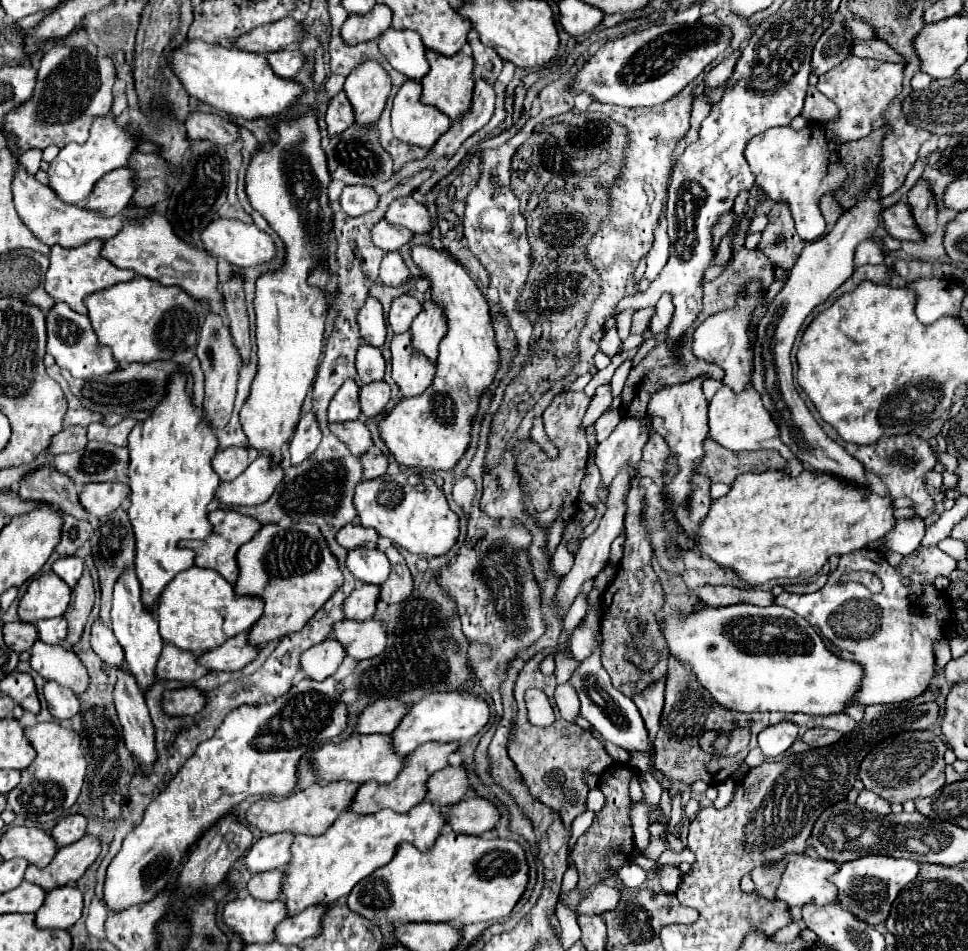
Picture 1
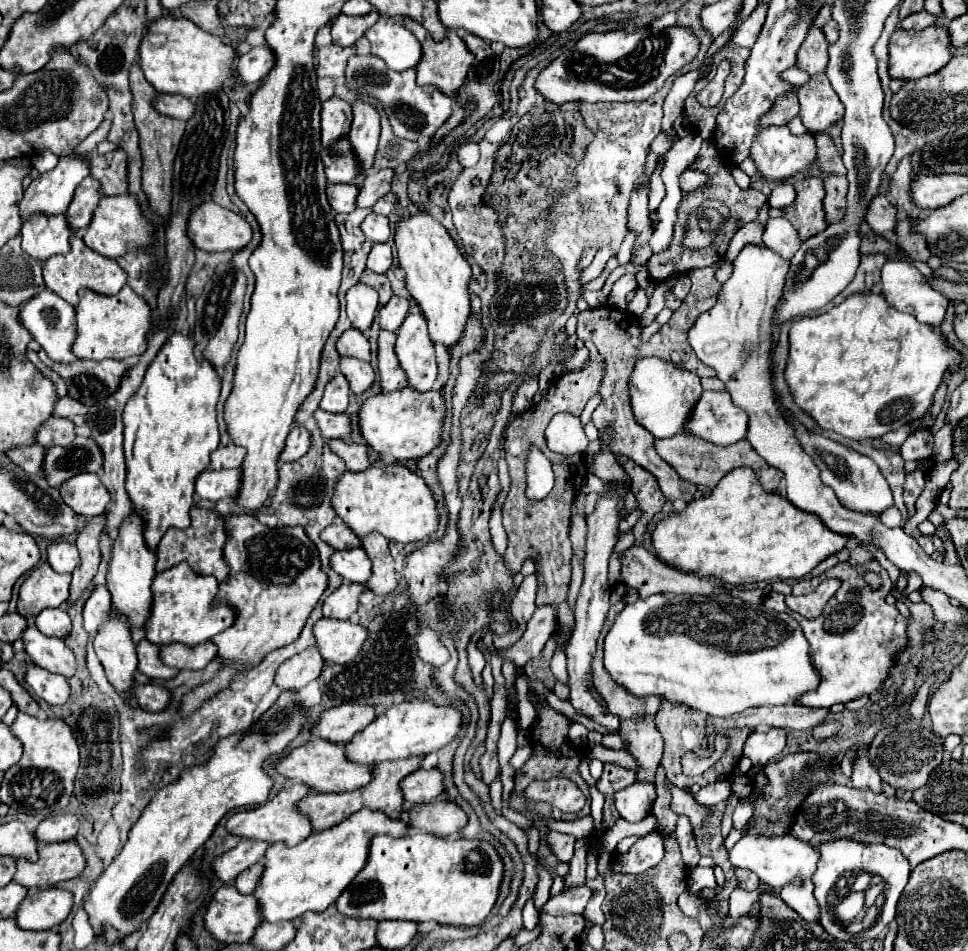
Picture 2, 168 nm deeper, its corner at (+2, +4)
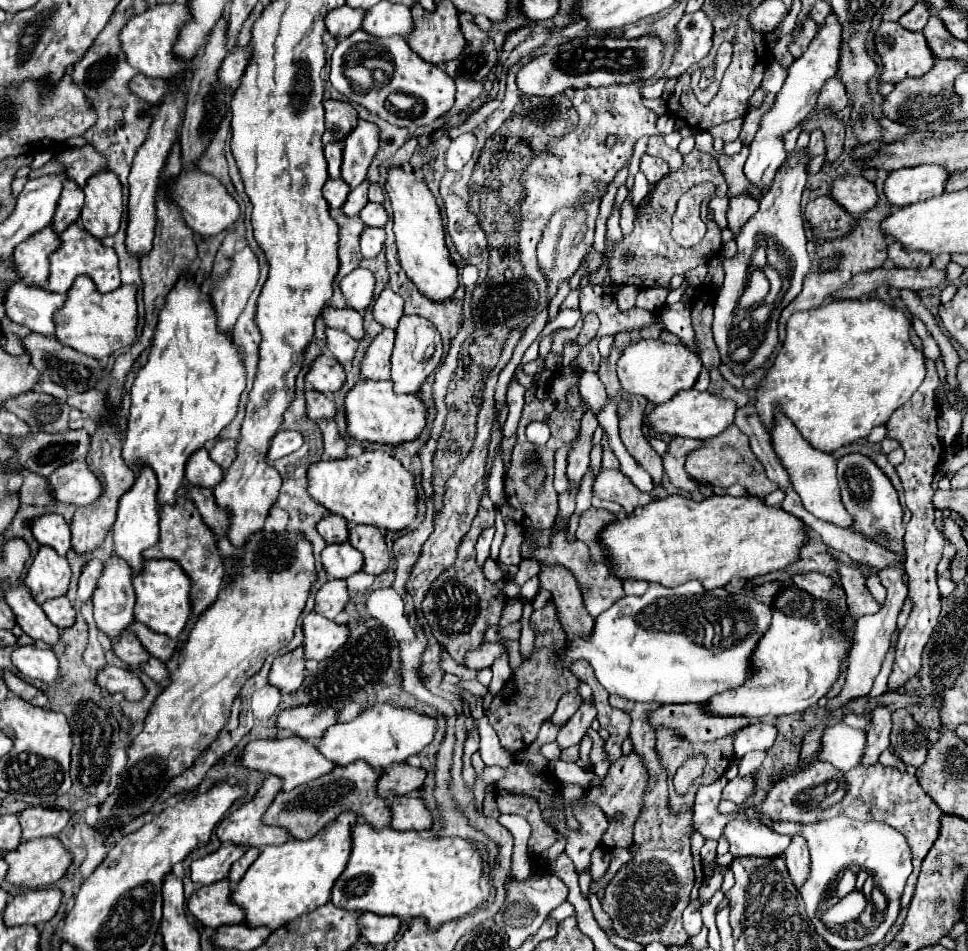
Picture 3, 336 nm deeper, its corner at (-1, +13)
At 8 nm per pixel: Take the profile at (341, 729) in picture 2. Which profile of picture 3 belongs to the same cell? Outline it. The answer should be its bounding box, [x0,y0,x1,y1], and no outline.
[276,705,336,741]

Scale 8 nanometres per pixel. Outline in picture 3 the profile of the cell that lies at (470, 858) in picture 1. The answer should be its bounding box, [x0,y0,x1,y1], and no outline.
[332,823,482,929]

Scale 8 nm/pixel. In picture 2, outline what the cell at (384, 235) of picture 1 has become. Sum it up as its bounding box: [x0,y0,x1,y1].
[361,214,391,242]

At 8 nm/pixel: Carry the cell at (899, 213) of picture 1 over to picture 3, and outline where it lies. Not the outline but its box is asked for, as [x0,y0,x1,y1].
[830,175,878,217]

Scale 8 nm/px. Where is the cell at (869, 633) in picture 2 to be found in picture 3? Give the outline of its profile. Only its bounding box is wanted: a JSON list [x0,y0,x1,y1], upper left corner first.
[706,599,850,719]

